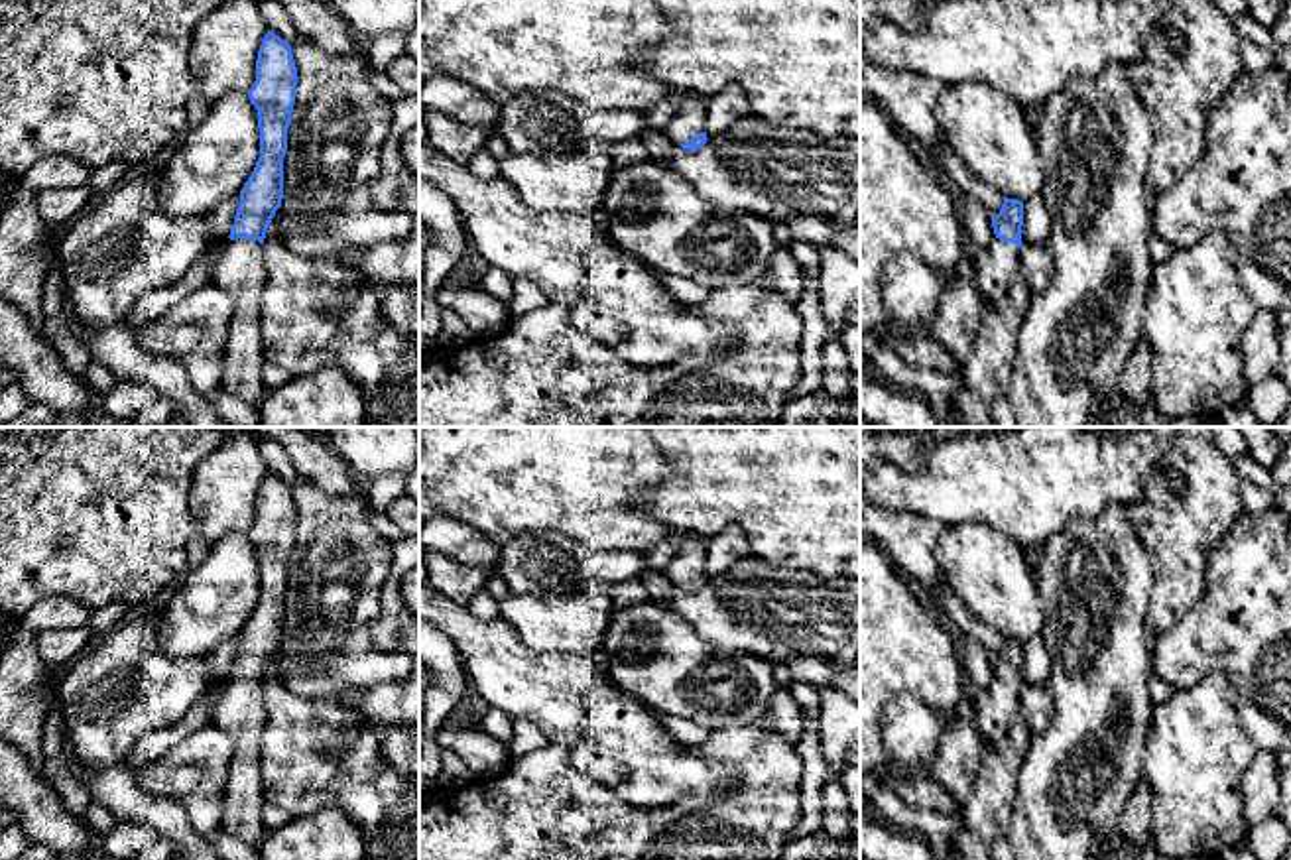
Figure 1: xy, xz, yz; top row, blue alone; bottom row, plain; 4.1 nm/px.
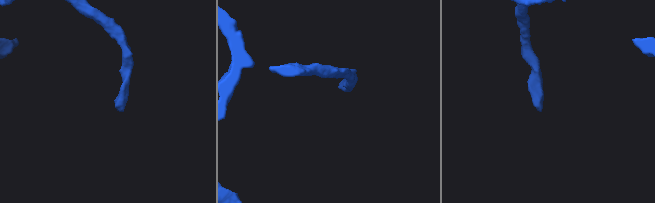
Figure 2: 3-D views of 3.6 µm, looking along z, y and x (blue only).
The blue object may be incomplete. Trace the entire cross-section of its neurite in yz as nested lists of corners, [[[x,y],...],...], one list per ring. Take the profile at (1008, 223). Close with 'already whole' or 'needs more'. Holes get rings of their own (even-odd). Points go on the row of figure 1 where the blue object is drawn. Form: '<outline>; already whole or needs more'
[[[1004,197],[992,226],[996,240],[988,248],[968,248],[976,283],[990,303],[990,311],[980,323],[968,362],[960,368],[962,390],[945,405],[956,427],[992,423],[990,405],[1010,386],[1017,331],[1031,297],[1019,266],[1023,203]]]; needs more

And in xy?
[[[268,30],[258,51],[256,81],[248,91],[258,110],[260,157],[240,191],[230,240],[213,272],[213,285],[232,299],[220,388],[256,407],[268,392],[260,344],[264,238],[283,199],[283,157],[295,87],[297,67],[291,45]]]; needs more

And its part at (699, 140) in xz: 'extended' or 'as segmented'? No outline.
extended

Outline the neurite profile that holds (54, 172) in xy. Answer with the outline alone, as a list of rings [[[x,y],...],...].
[[[45,155],[22,177],[20,185],[41,193],[45,189],[73,189],[89,183],[92,169],[69,155]]]

